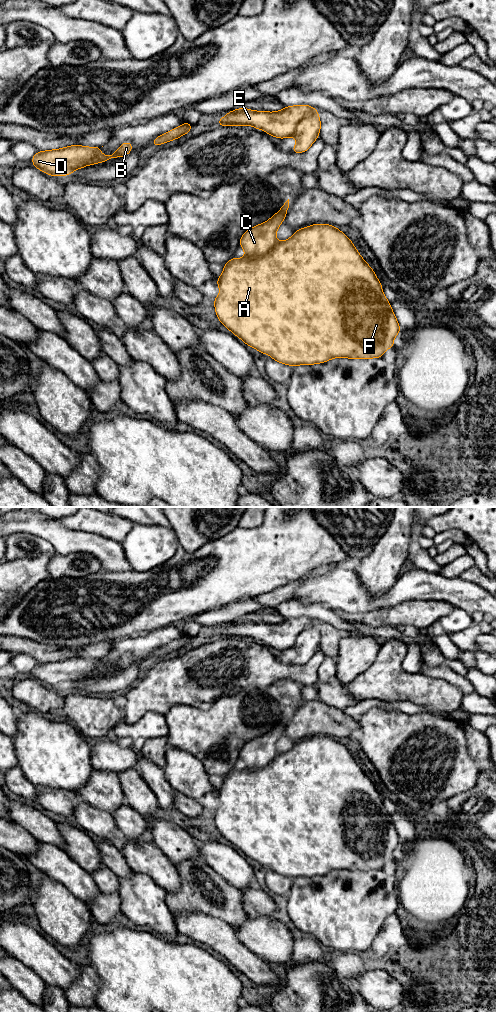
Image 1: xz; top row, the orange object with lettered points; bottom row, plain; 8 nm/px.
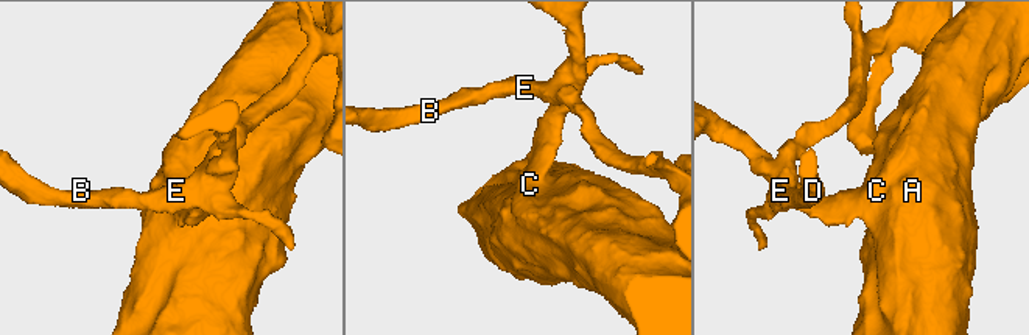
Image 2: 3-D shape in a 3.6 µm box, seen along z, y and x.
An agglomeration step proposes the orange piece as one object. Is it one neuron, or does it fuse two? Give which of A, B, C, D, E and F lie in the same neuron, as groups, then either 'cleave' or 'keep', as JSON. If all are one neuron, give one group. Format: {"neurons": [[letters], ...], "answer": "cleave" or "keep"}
{"neurons": [["A", "B", "C", "D", "E", "F"]], "answer": "keep"}

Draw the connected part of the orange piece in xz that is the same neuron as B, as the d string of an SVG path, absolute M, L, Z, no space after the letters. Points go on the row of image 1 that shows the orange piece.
M123 142L115 153L101 155L100 150L102 147L85 147L75 144L61 149L37 152L31 161L34 167L51 176L68 176L74 170L87 165L124 157L131 152L132 147L132 143Z

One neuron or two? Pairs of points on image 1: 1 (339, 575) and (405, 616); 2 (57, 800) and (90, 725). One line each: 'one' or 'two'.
1: two
2: two

